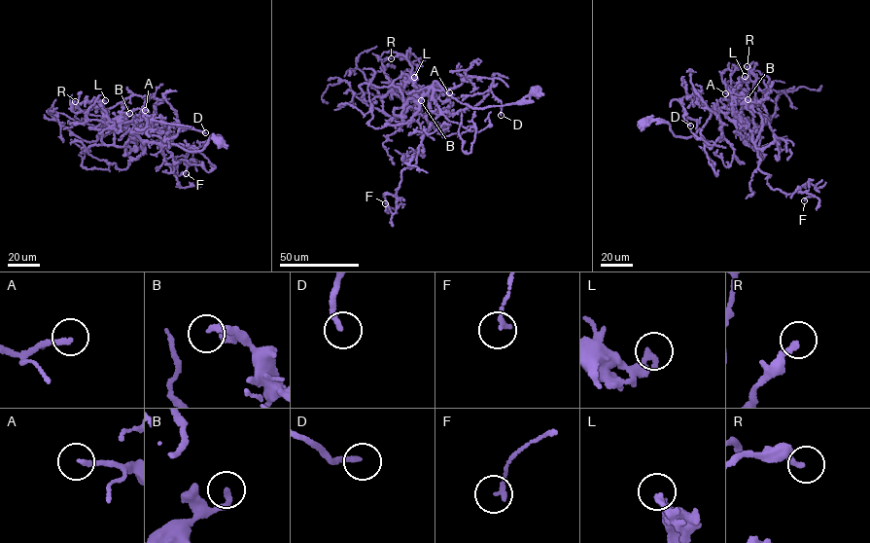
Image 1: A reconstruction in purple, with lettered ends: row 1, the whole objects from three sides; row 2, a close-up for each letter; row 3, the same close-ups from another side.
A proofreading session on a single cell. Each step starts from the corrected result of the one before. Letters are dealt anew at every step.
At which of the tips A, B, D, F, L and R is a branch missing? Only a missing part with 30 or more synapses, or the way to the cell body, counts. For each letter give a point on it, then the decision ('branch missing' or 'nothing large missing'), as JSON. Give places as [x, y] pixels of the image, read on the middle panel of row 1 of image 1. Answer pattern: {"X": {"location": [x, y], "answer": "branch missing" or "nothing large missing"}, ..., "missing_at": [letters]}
{"A": {"location": [449, 92], "answer": "branch missing"}, "B": {"location": [421, 100], "answer": "branch missing"}, "D": {"location": [501, 115], "answer": "nothing large missing"}, "F": {"location": [385, 203], "answer": "nothing large missing"}, "L": {"location": [414, 77], "answer": "nothing large missing"}, "R": {"location": [391, 58], "answer": "branch missing"}, "missing_at": ["A", "B", "R"]}

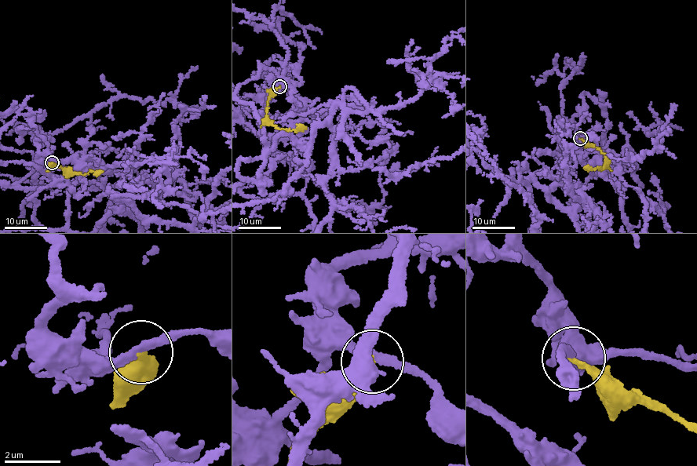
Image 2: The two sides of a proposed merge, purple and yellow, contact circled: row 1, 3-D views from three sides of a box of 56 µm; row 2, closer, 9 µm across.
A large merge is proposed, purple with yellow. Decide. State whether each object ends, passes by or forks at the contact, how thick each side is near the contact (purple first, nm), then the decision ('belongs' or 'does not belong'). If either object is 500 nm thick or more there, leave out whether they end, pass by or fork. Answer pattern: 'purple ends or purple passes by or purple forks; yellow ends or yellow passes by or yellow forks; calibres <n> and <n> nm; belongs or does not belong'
purple passes by; yellow ends; calibres 280 and 200 nm; does not belong

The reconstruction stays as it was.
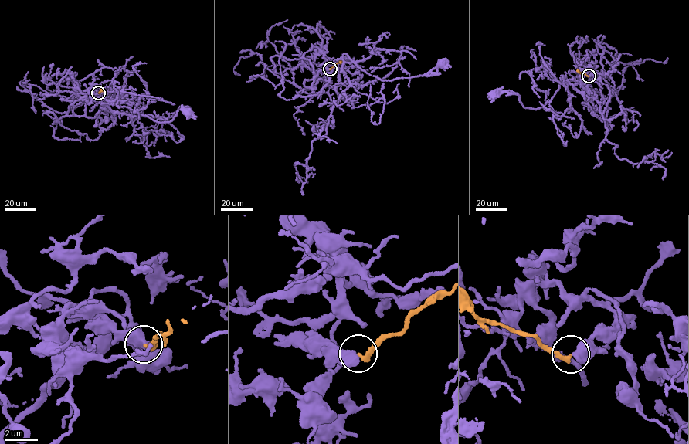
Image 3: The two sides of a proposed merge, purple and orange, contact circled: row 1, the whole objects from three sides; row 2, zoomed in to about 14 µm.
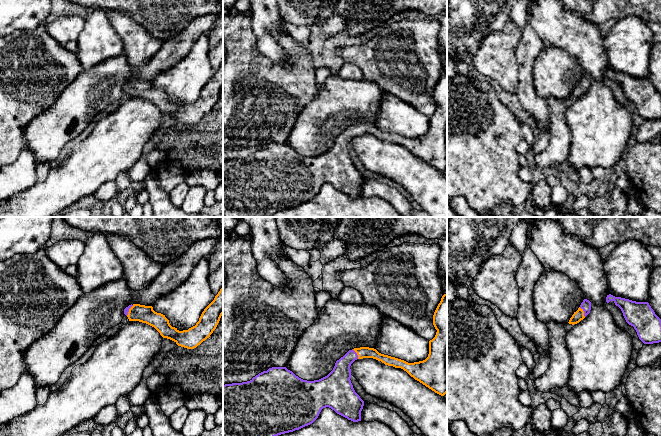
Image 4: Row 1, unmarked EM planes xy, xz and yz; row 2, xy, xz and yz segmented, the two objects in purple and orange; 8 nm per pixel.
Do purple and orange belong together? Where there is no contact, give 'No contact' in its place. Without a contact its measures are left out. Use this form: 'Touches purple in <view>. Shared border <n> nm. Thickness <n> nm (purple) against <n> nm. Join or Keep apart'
Touches purple in yz. Shared border 90 nm. Thickness 80 nm (purple) against 80 nm. Join

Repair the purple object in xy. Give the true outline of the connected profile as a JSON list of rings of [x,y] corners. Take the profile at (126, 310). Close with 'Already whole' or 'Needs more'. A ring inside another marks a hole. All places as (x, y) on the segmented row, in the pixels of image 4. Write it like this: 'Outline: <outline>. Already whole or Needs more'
Outline: [[[223,286],[204,309],[196,325],[188,330],[179,331],[172,327],[165,315],[155,312],[152,306],[131,304],[124,309],[124,314],[129,321],[139,321],[154,327],[163,338],[174,341],[178,346],[194,349],[210,337],[223,315]]]. Needs more

